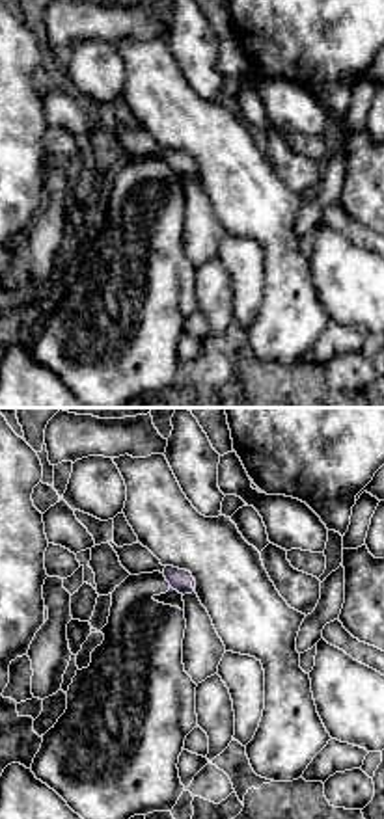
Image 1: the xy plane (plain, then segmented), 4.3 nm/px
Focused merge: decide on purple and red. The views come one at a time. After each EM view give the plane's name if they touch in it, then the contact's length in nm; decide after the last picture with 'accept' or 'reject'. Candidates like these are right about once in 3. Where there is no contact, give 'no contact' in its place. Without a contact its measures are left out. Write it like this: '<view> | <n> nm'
xy | 50 nm

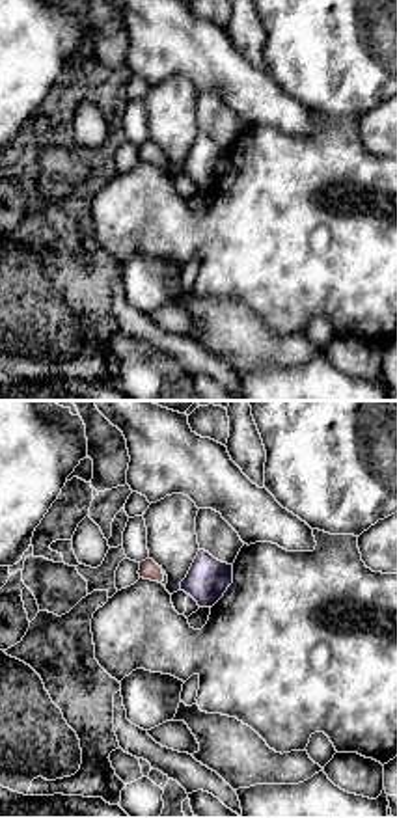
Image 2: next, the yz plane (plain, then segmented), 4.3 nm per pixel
yz | 70 nm

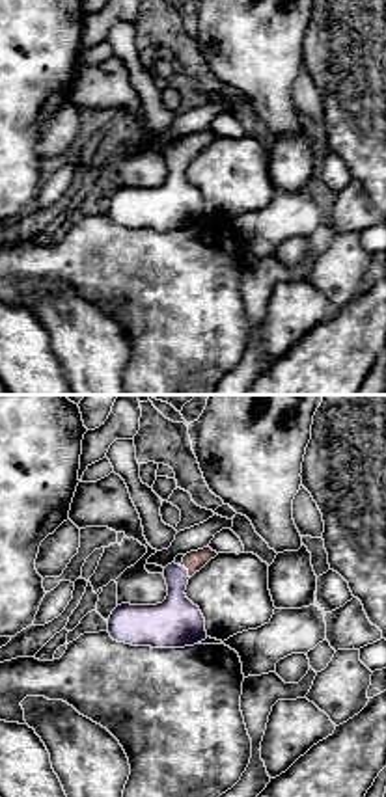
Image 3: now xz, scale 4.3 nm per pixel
xz | 70 nm

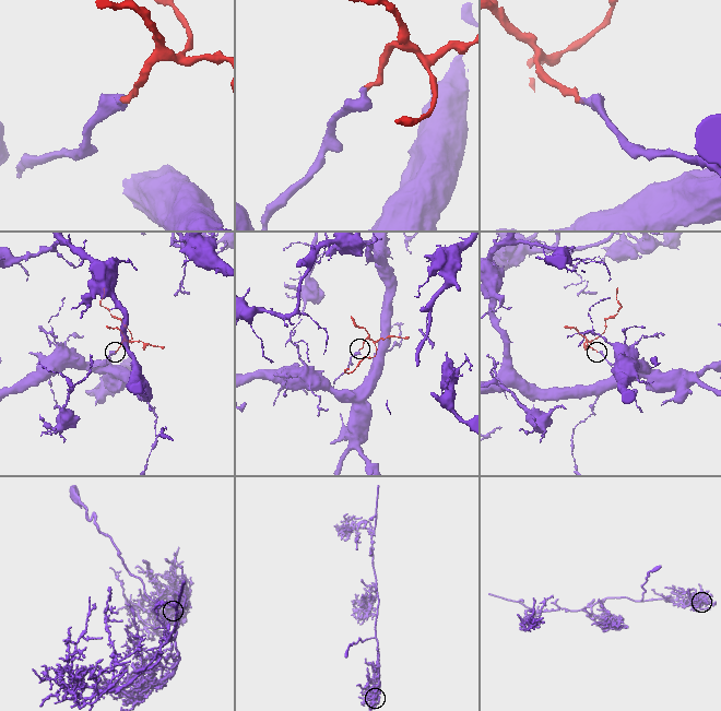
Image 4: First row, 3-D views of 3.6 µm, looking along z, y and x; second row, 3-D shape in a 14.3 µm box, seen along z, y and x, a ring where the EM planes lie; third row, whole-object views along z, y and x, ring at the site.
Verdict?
accept

